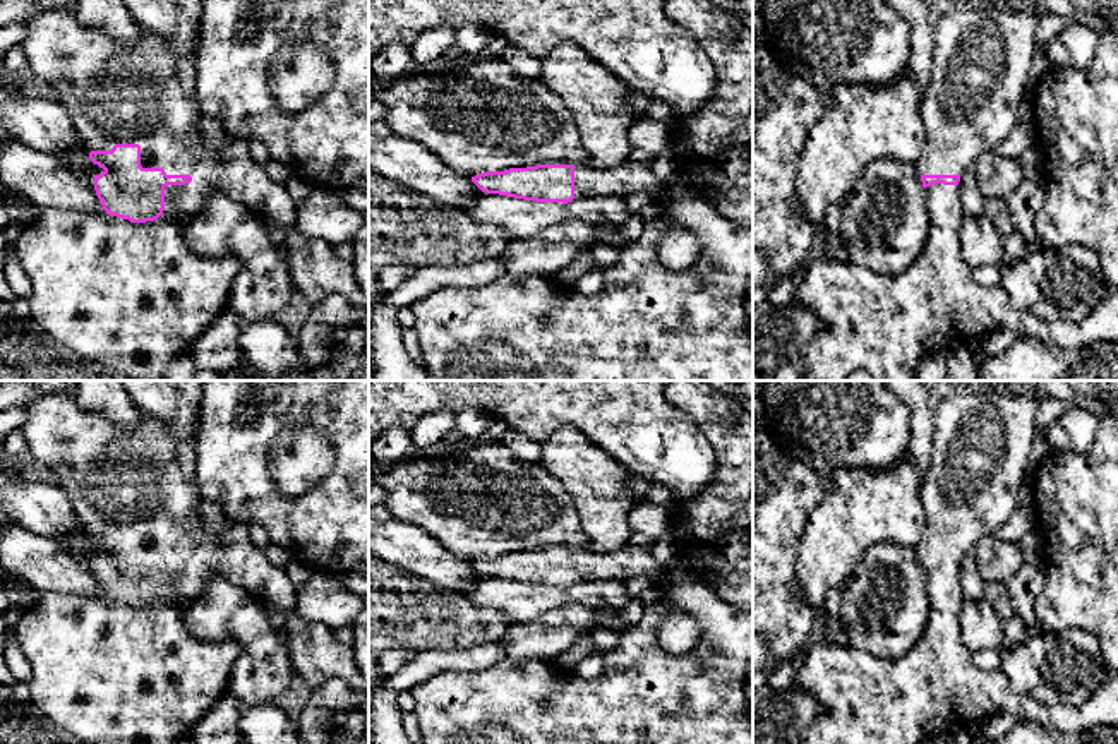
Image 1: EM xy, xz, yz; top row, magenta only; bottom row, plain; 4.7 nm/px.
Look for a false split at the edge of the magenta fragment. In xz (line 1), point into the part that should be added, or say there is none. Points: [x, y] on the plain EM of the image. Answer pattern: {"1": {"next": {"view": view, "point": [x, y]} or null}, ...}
{"1": {"next": {"view": "xz", "point": [631, 561]}}}

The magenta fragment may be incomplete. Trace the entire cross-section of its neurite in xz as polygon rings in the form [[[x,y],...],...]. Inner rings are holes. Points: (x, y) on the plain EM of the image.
[[[631,543],[614,552],[573,547],[509,552],[475,559],[472,566],[487,578],[554,588],[588,581],[626,581],[638,576],[646,576],[652,586],[662,588],[669,576],[669,569],[653,561],[648,547]]]

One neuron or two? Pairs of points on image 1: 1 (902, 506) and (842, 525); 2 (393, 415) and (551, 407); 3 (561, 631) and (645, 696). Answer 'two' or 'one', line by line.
1: one
2: one
3: two

